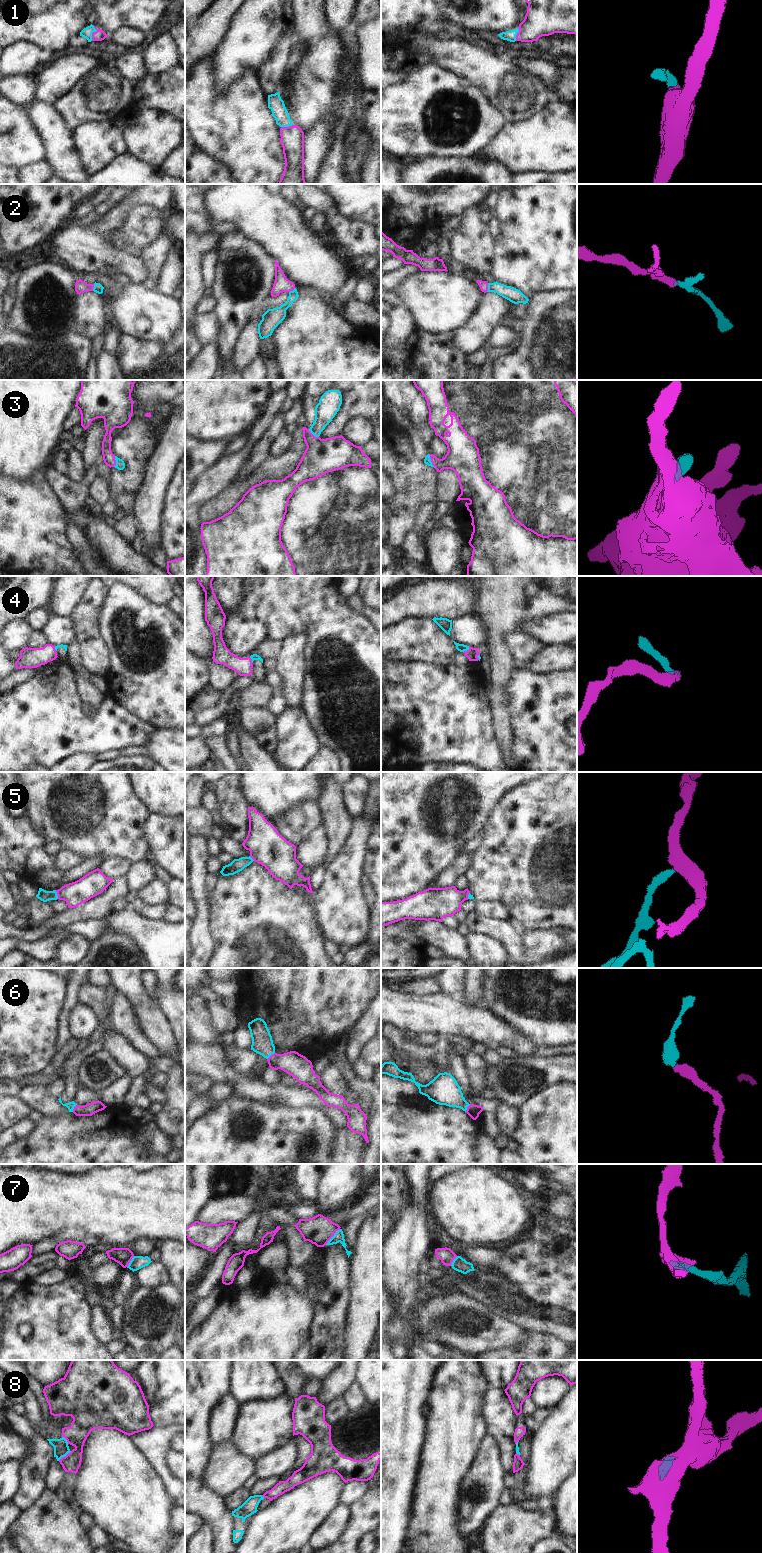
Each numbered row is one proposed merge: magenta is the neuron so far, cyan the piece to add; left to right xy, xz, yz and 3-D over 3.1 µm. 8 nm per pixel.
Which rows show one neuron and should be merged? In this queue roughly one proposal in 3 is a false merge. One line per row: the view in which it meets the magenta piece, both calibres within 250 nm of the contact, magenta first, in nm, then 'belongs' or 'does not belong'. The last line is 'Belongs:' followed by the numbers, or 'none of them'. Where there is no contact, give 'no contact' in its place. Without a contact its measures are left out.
1: meets magenta in xy; 90 nm thick on the magenta side, 80 nm on the other; belongs
2: meets magenta in yz; 70 nm thick on the magenta side, 120 nm on the other; belongs
3: meets magenta in yz; 240 nm thick on the magenta side, 60 nm on the other; belongs
4: meets magenta in yz; 90 nm thick on the magenta side, 60 nm on the other; does not belong
5: meets magenta in xy; 190 nm thick on the magenta side, 90 nm on the other; belongs
6: meets magenta in xz; 190 nm thick on the magenta side, 170 nm on the other; belongs
7: meets magenta in xz; 240 nm thick on the magenta side, 80 nm on the other; belongs
8: meets magenta in xy; 170 nm thick on the magenta side, 120 nm on the other; belongs
Belongs: 1, 2, 3, 5, 6, 7, 8

